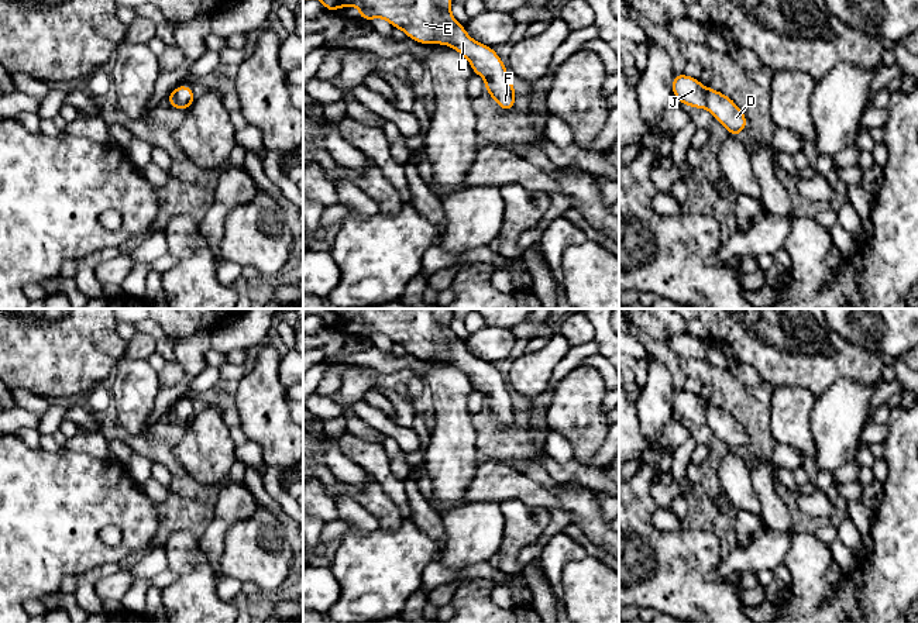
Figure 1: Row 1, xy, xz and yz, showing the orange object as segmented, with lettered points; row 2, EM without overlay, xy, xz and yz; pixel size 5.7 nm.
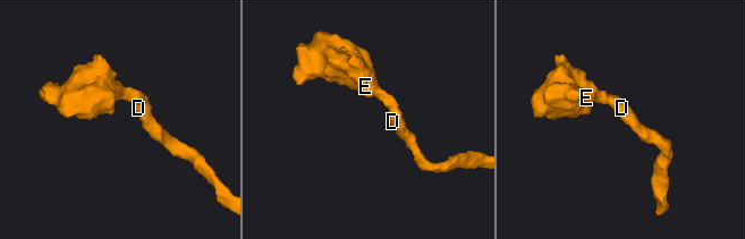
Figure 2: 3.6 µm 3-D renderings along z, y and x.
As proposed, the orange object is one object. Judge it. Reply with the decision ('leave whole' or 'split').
leave whole

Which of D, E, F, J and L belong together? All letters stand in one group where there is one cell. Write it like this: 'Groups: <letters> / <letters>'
Groups: D E F J L

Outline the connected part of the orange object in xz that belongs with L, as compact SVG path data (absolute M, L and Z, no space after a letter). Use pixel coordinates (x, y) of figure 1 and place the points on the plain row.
M303 309L303 317L317 314L326 327L355 321L360 335L384 334L419 359L440 359L465 372L475 390L485 395L486 406L505 427L513 426L516 403L492 362L471 354L451 330L451 309Z

